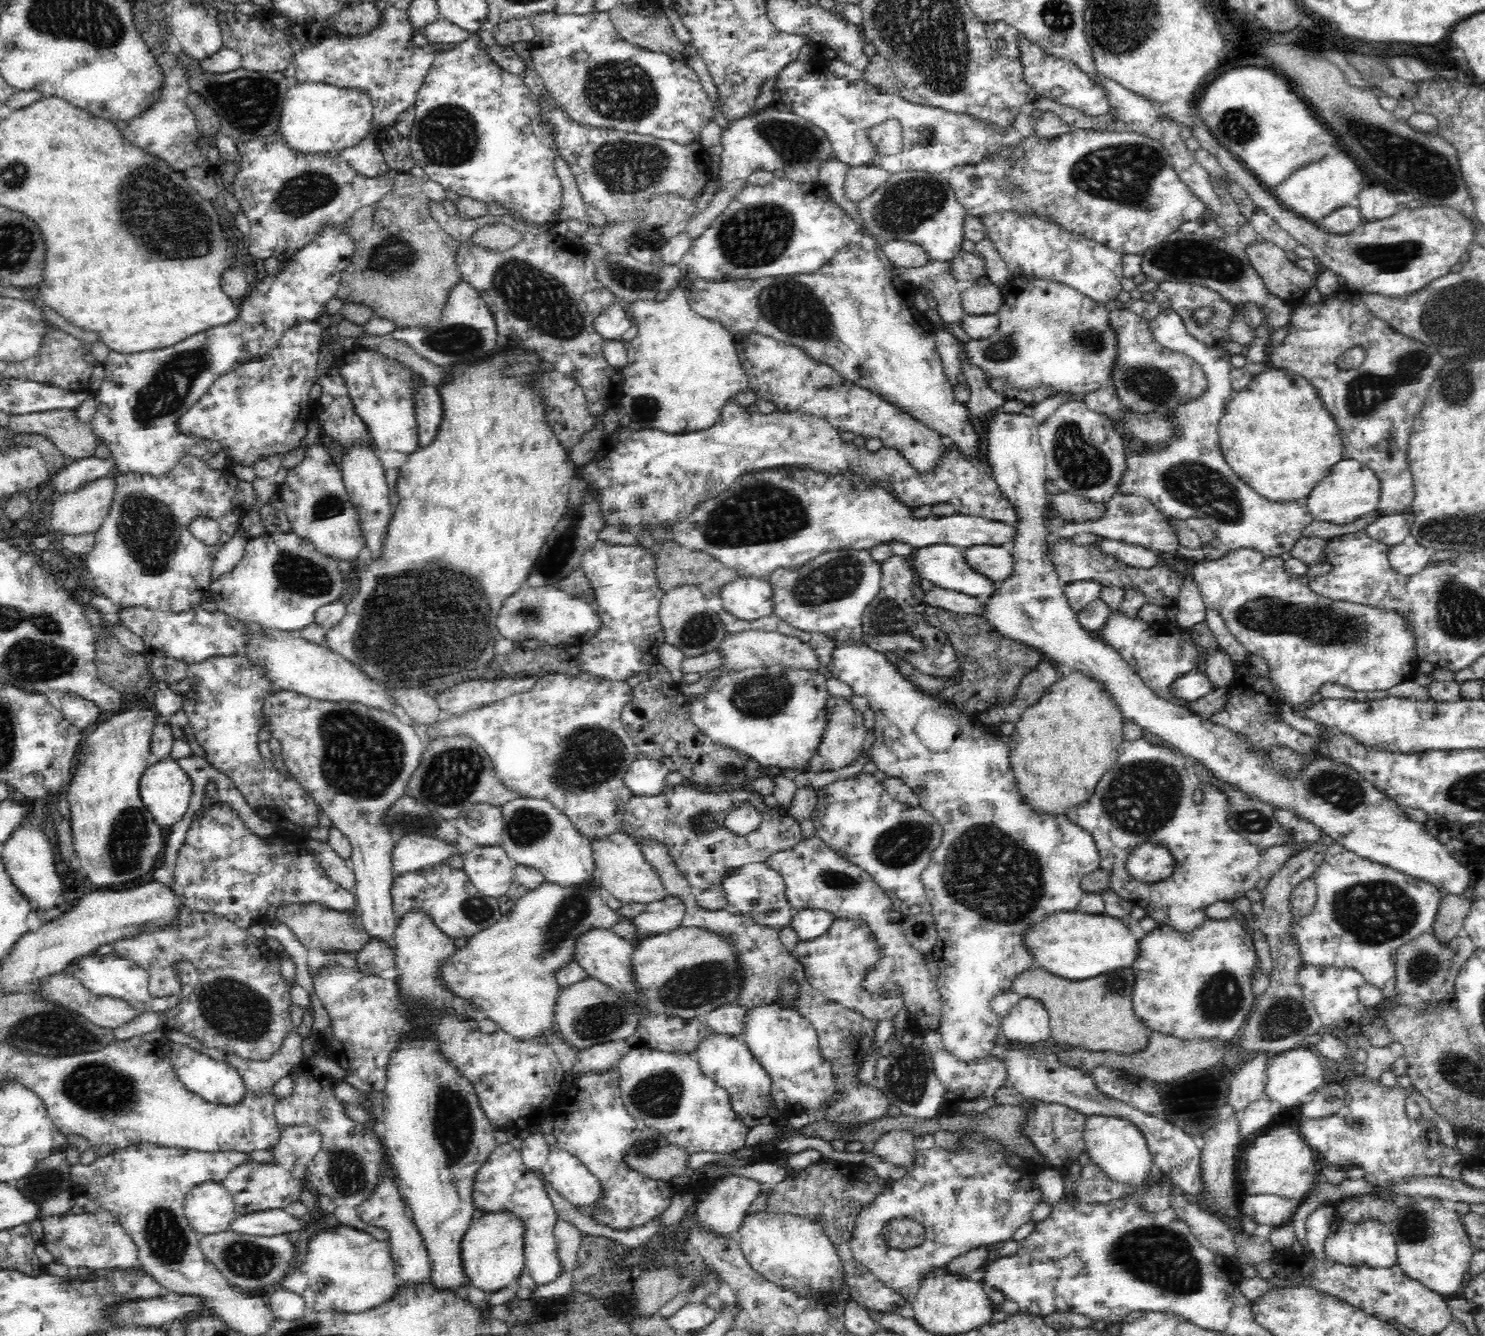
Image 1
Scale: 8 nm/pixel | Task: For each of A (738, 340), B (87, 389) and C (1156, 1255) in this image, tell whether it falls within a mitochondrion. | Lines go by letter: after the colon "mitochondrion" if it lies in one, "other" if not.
A: other
B: other
C: mitochondrion

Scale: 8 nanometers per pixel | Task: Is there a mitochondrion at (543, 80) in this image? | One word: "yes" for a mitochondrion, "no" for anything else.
no

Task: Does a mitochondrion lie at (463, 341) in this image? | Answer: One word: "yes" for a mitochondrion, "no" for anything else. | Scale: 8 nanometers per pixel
yes

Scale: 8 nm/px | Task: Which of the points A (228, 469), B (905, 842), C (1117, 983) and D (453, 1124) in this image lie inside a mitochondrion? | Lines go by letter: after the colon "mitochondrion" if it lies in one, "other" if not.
A: other
B: mitochondrion
C: mitochondrion
D: mitochondrion

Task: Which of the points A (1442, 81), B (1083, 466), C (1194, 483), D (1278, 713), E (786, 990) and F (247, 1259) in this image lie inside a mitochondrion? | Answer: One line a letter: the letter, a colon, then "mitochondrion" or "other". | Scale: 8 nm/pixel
A: other
B: mitochondrion
C: mitochondrion
D: other
E: other
F: mitochondrion

